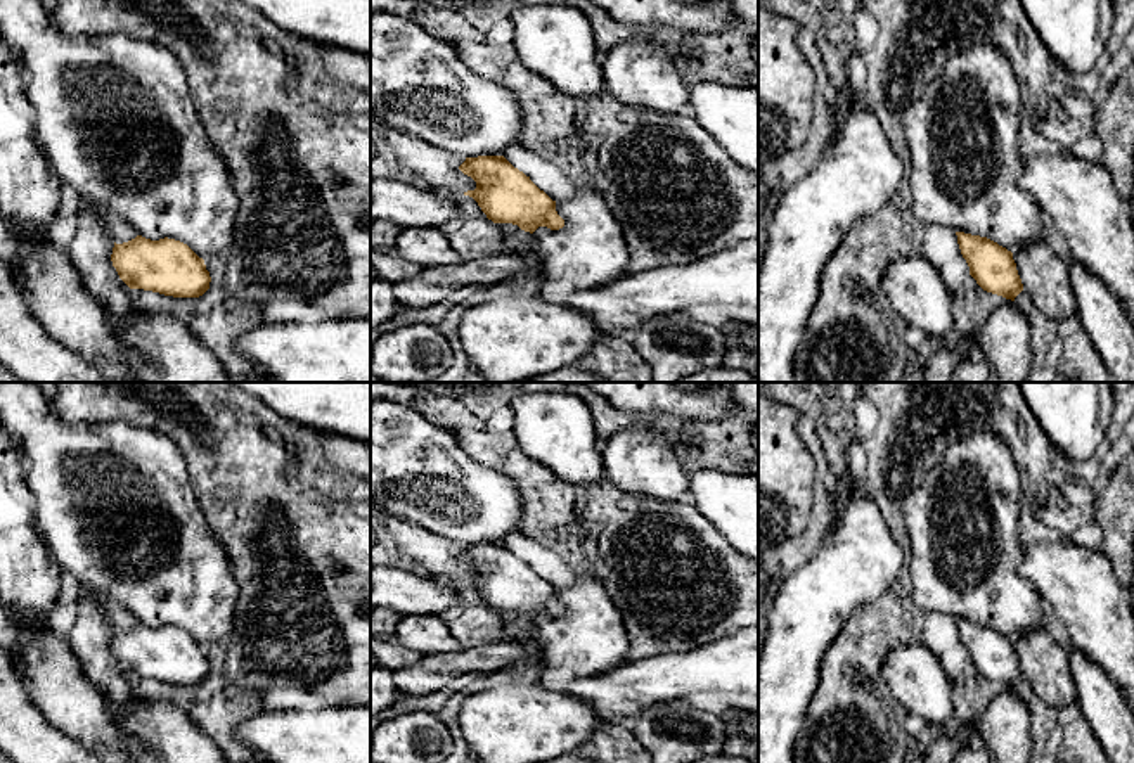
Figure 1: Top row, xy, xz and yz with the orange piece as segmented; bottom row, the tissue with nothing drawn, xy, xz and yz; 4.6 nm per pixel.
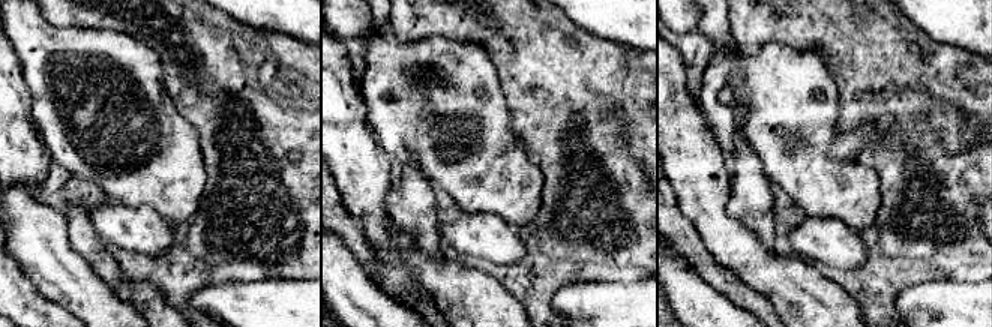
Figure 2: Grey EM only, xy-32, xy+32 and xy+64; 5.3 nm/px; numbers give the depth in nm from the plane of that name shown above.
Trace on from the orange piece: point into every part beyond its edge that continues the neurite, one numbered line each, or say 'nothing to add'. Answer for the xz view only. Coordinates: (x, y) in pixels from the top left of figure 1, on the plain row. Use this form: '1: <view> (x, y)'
nothing to add

